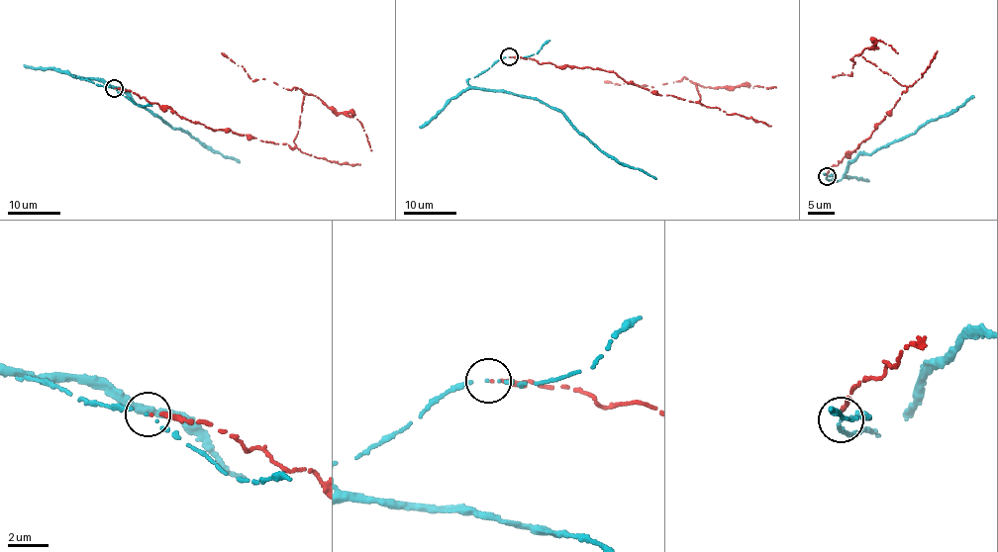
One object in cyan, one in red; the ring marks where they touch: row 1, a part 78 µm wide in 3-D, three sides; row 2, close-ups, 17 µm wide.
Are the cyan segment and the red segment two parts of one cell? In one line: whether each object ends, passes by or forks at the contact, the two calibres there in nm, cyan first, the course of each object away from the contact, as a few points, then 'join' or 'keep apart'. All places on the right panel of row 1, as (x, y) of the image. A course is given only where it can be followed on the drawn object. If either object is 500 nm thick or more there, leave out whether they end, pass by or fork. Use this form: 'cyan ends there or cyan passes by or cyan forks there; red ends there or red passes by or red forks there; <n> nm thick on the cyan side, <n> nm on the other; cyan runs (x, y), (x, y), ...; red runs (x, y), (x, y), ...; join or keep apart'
cyan ends there; red ends there; 140 nm thick on the cyan side, 180 nm on the other; cyan runs (826, 175), (828, 180), (838, 182), (849, 160), (859, 153), (914, 133), (973, 95); red runs (826, 175), (848, 151), (854, 152), (865, 140), (906, 87), (860, 55), (851, 60), (851, 75), (832, 76); keep apart

